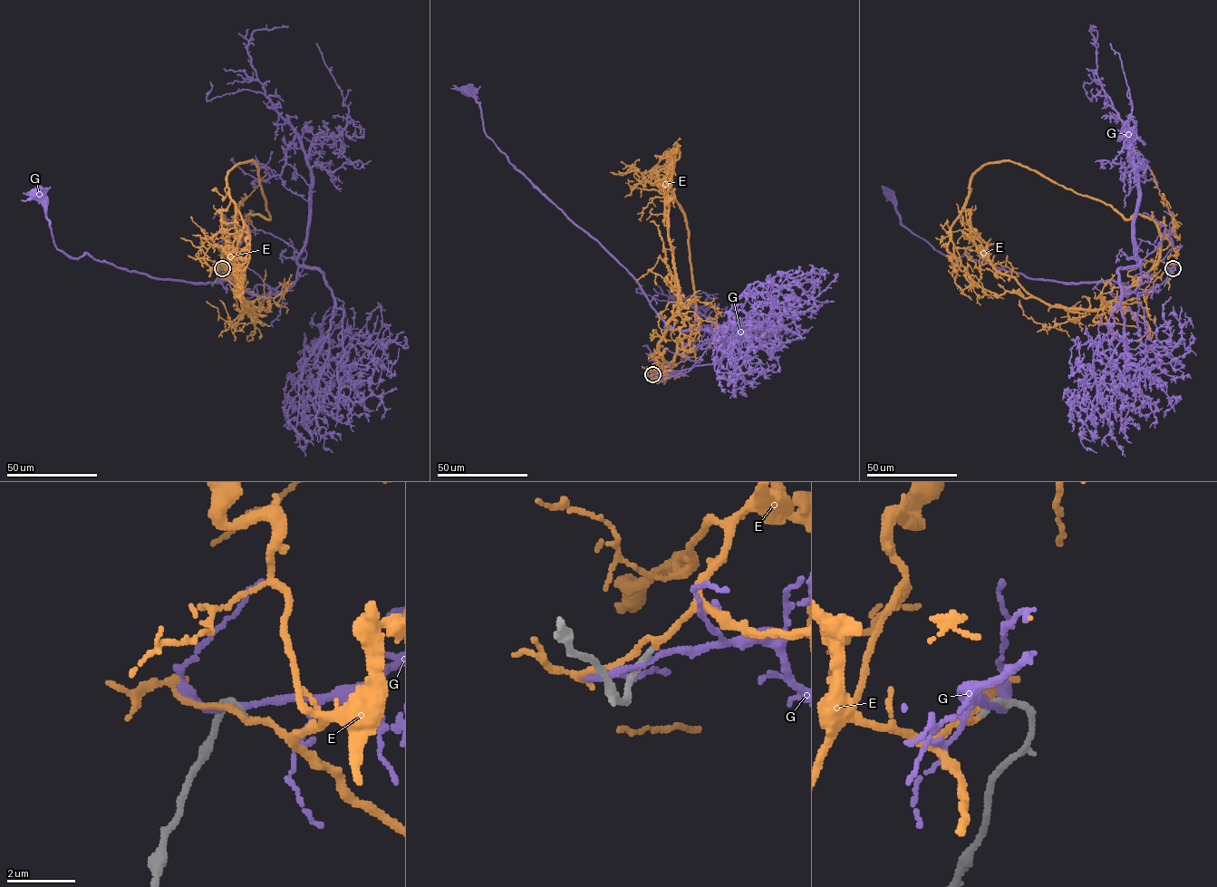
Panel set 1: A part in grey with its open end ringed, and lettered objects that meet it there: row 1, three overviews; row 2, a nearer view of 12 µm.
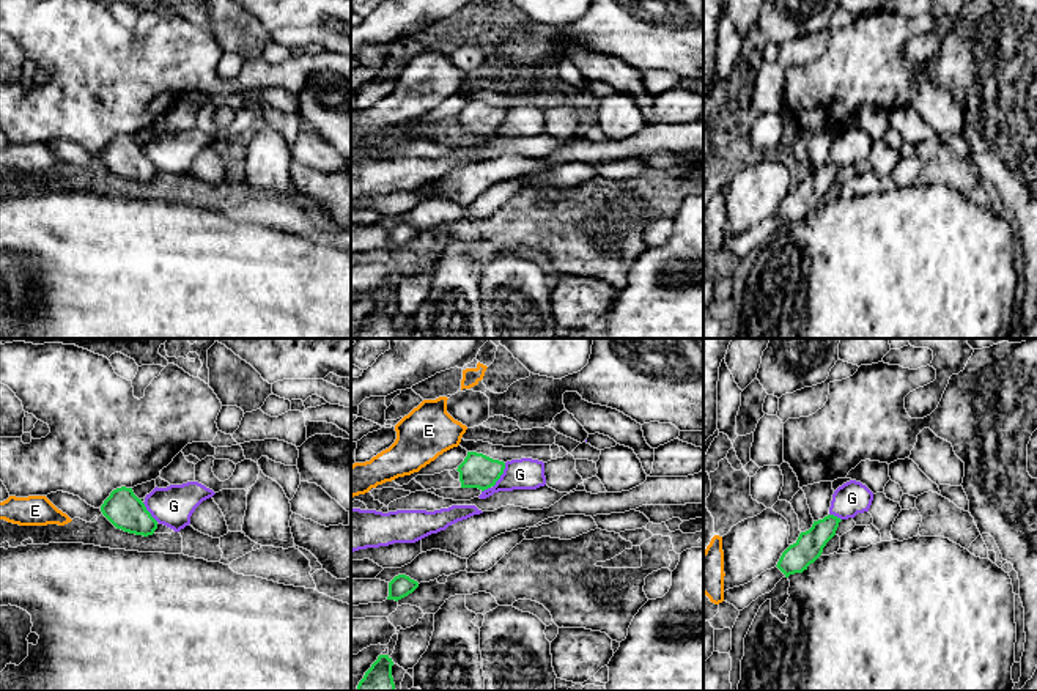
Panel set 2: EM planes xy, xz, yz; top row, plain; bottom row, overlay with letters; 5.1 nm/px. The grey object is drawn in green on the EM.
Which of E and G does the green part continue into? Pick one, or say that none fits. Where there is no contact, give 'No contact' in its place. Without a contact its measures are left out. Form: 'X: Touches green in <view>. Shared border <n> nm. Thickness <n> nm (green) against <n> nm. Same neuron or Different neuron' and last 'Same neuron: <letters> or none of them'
E: No contact. Same neuron
G: Touches green in xz. Shared border 140 nm. Thickness 180 nm (green) against 160 nm. Different neuron
Same neuron: E

